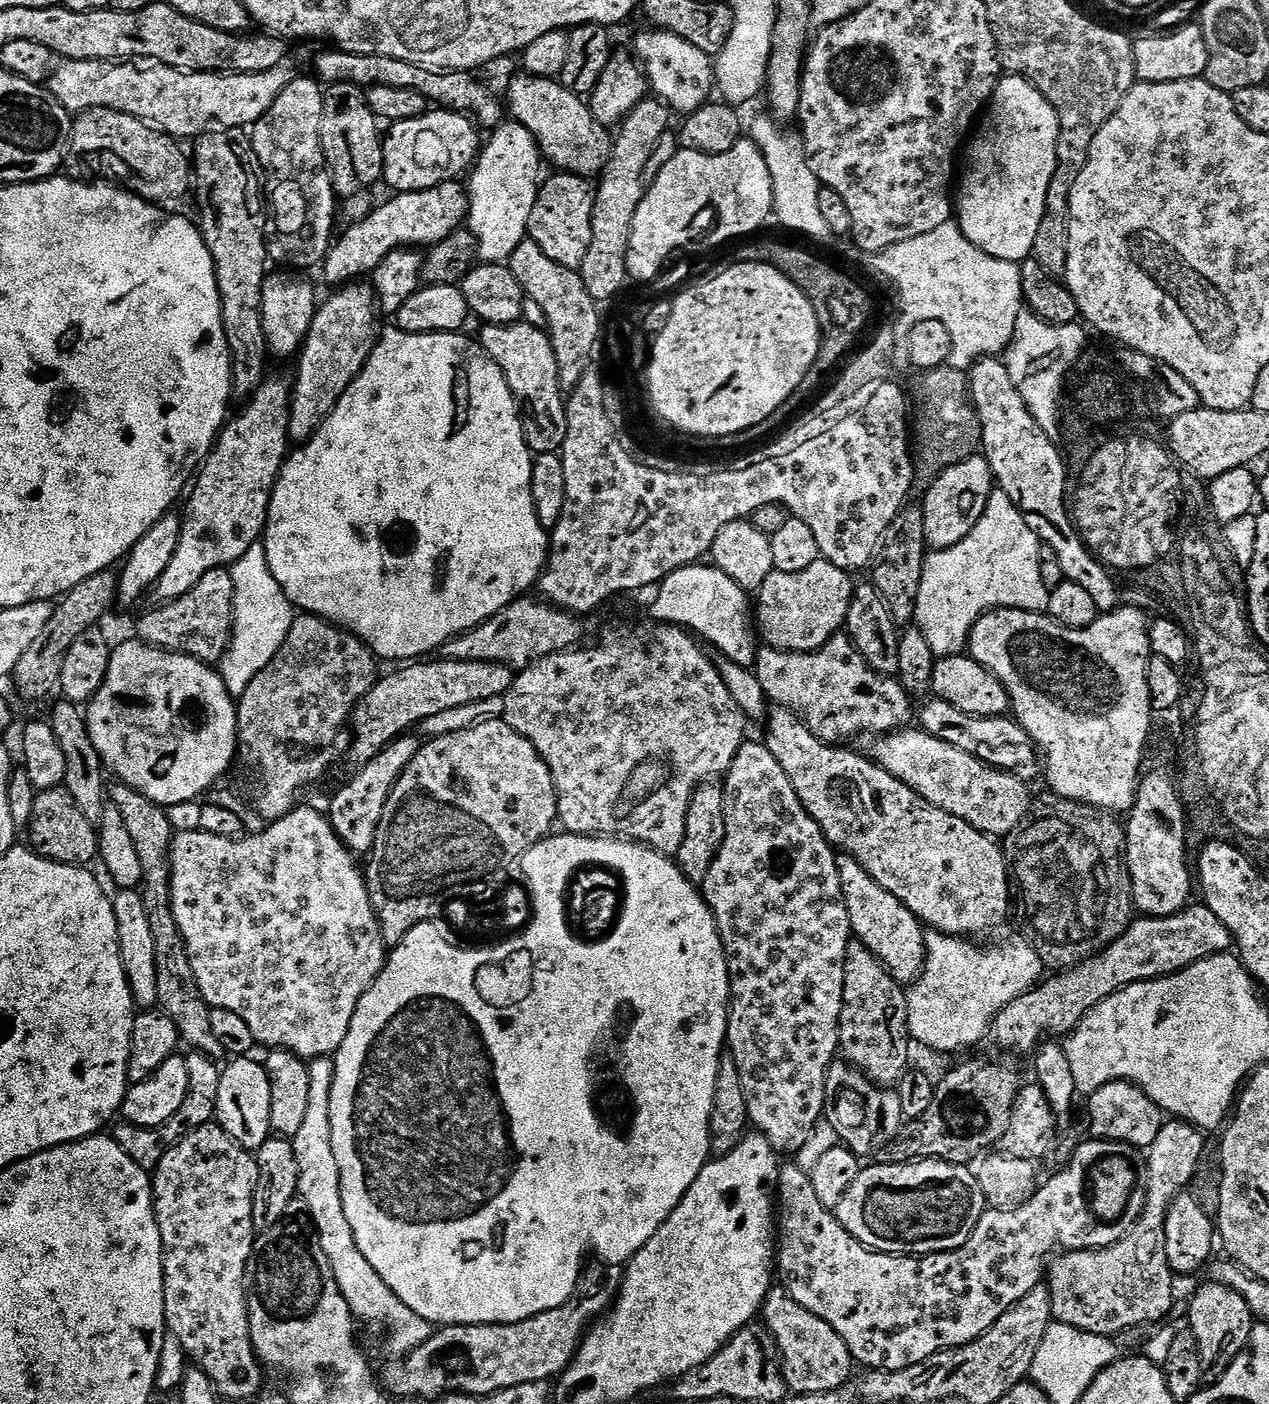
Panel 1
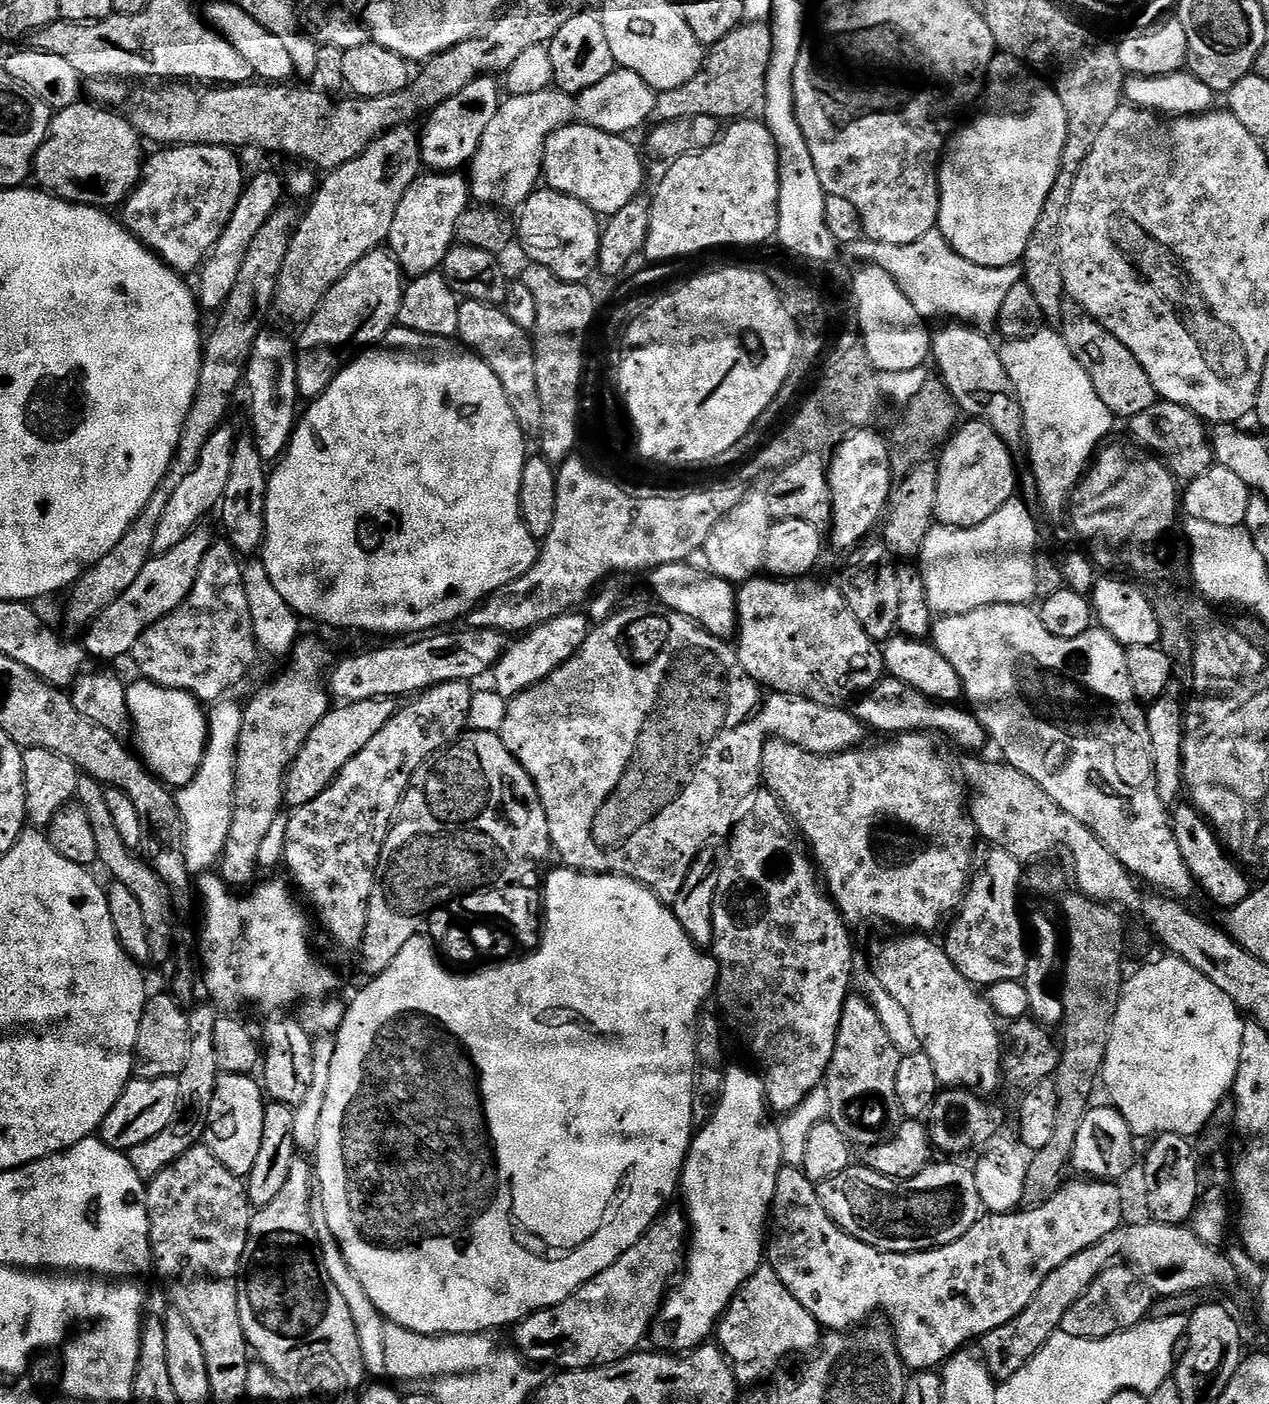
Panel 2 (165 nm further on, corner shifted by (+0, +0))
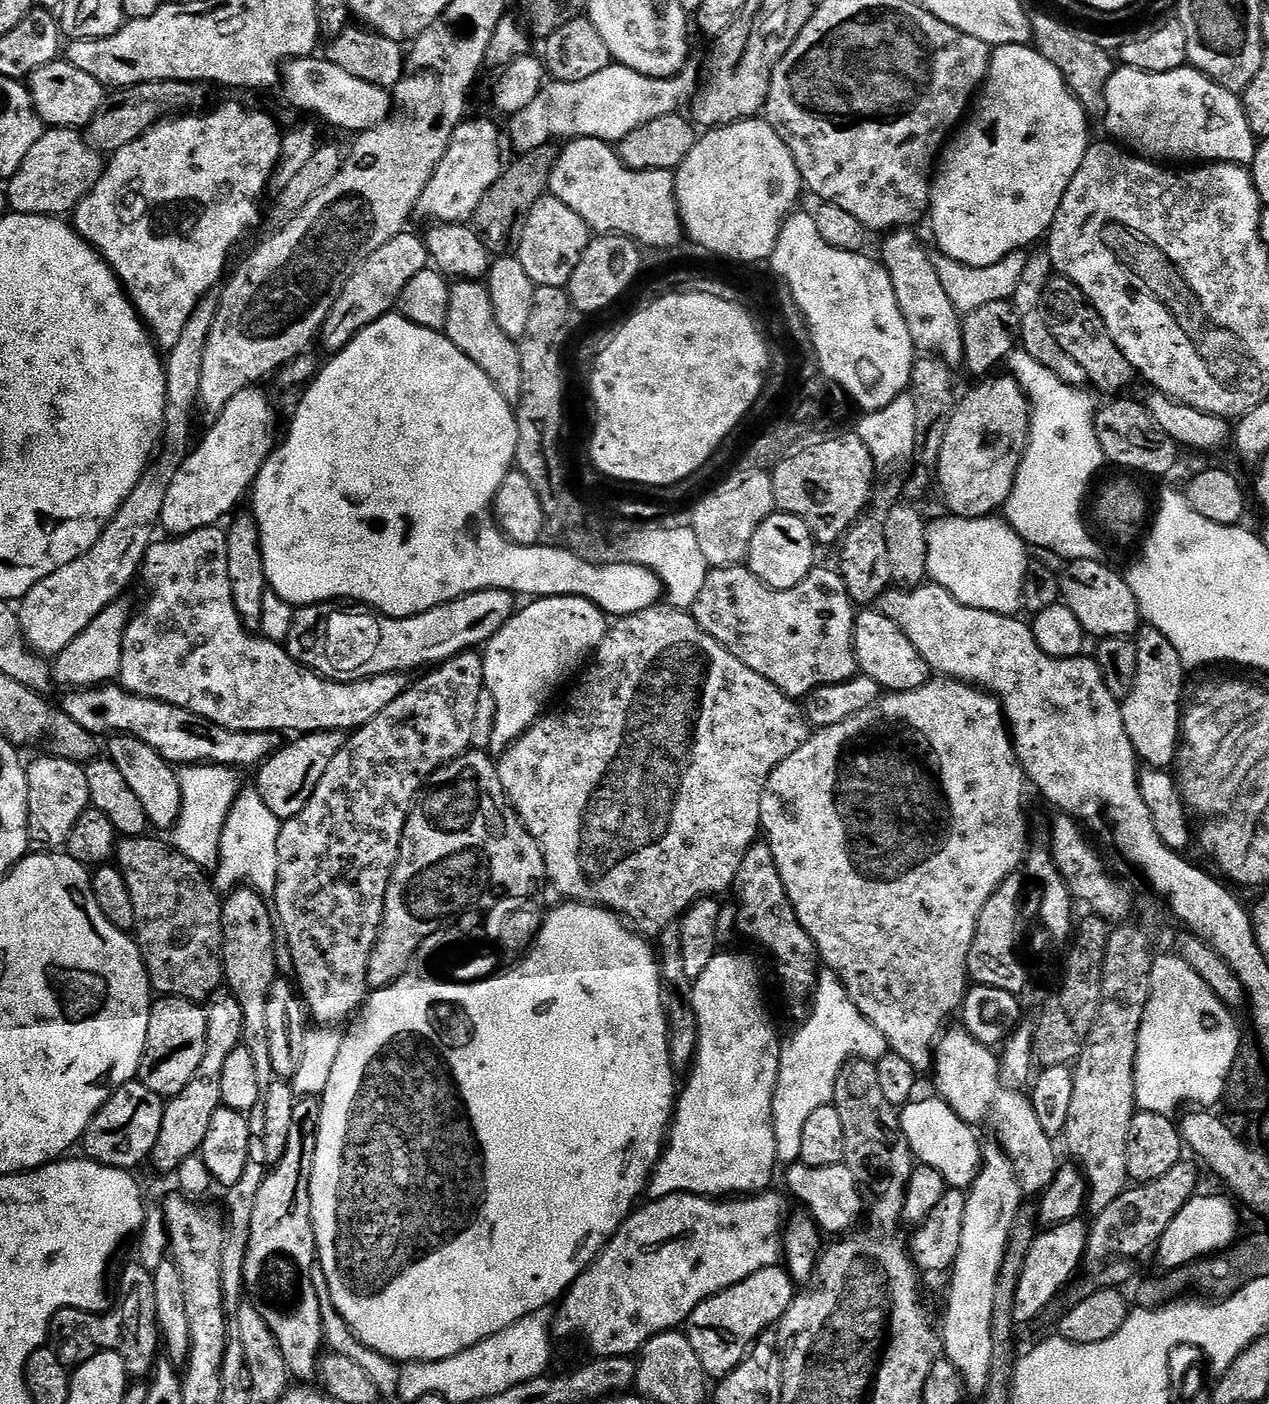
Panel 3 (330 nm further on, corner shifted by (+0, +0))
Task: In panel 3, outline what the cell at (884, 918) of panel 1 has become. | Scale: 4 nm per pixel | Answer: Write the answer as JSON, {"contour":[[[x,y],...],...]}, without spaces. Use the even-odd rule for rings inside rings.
{"contour":[[[963,1026],[949,1027],[941,1036],[939,1044],[936,1046],[934,1057],[934,1073],[936,1072],[936,1092],[939,1099],[944,1100],[966,1123],[973,1126],[980,1126],[985,1120],[992,1127],[995,1143],[1006,1153],[1008,1160],[1014,1166],[1014,1174],[1018,1178],[1018,1186],[1025,1197],[1039,1197],[1054,1182],[1058,1159],[1056,1160],[1056,1148],[1053,1137],[1042,1130],[1042,1125],[1038,1122],[1038,1114],[1034,1114],[1034,1106],[1027,1095],[1015,1092],[1015,1087],[1002,1082],[1002,1069],[1000,1066],[1000,1056],[991,1047],[976,1041],[971,1033]]]}

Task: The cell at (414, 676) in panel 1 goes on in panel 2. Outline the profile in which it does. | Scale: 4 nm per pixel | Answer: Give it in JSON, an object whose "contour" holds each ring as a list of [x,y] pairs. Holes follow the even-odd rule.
{"contour":[[[374,698],[366,702],[354,702],[353,704],[340,704],[329,707],[327,714],[310,730],[310,738],[302,746],[298,758],[294,758],[291,767],[288,768],[288,775],[284,777],[284,802],[289,809],[295,810],[306,806],[306,802],[314,802],[330,782],[354,758],[360,750],[365,749],[370,738],[394,718],[398,707],[395,699]]]}

